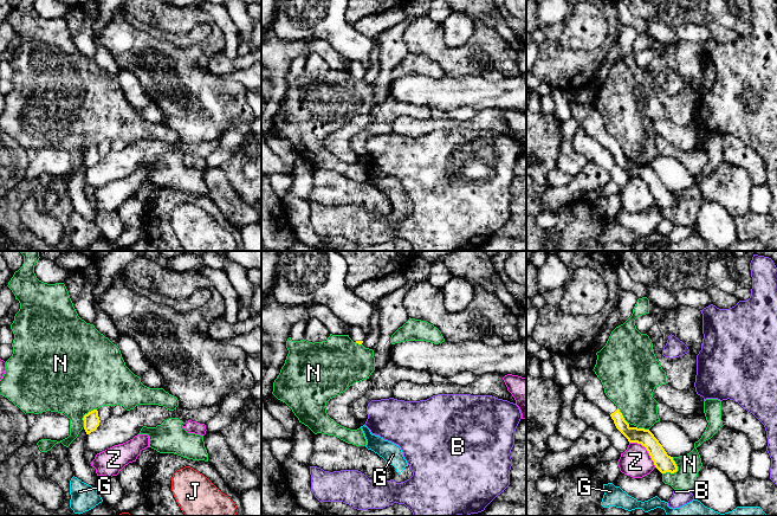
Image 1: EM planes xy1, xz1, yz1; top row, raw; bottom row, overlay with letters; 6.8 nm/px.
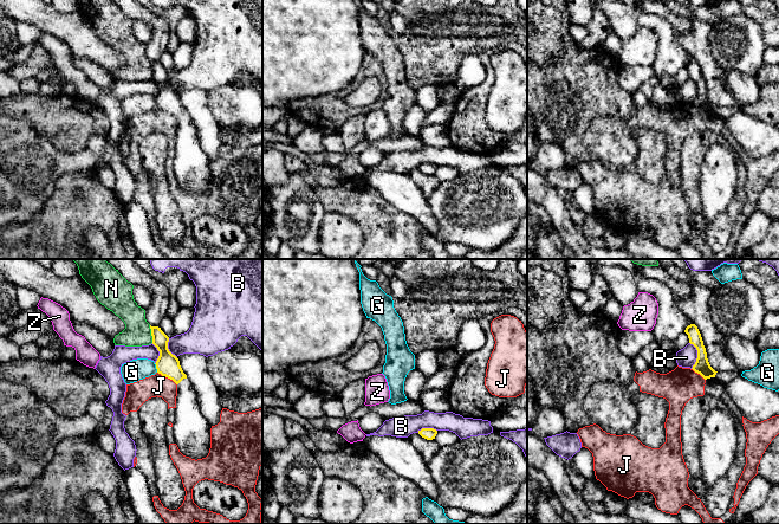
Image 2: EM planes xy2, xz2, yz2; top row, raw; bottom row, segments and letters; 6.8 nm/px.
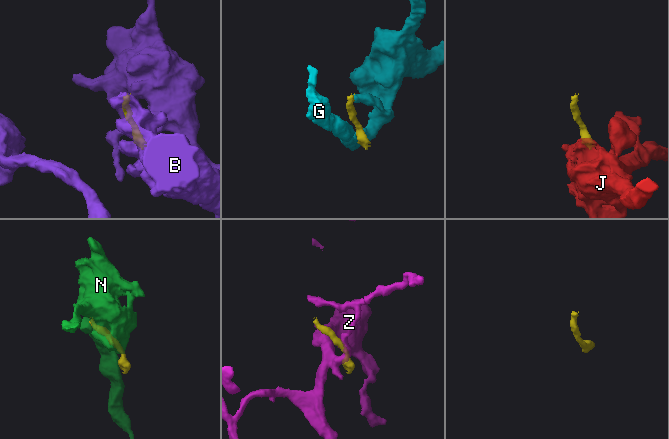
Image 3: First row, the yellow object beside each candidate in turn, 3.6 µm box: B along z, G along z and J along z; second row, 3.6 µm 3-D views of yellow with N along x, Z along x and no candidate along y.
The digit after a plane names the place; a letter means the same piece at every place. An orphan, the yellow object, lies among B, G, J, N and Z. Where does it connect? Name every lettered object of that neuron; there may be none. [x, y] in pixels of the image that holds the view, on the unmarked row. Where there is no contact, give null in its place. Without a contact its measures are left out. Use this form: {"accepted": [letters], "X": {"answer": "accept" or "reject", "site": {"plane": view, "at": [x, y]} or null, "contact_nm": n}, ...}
{"accepted": [], "B": {"answer": "reject", "site": {"plane": "yz2", "at": [698, 90]}, "contact_nm": 180}, "G": {"answer": "reject", "site": {"plane": "xy2", "at": [156, 103]}, "contact_nm": 70}, "J": {"answer": "reject", "site": {"plane": "xy2", "at": [167, 111]}, "contact_nm": 160}, "N": {"answer": "reject", "site": {"plane": "yz1", "at": [675, 206]}, "contact_nm": 140}, "Z": {"answer": "reject", "site": {"plane": "yz1", "at": [646, 184]}, "contact_nm": 260}}

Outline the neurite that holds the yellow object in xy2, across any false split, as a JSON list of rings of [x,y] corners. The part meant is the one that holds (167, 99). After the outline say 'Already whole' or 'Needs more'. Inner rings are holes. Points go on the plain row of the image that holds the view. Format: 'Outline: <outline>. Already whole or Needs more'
Outline: [[[151,62],[152,79],[160,86],[157,108],[177,119],[174,174],[180,187],[191,194],[206,193],[210,183],[210,159],[201,148],[197,129],[183,108],[178,93],[168,84],[169,72],[158,62]]]. Needs more

